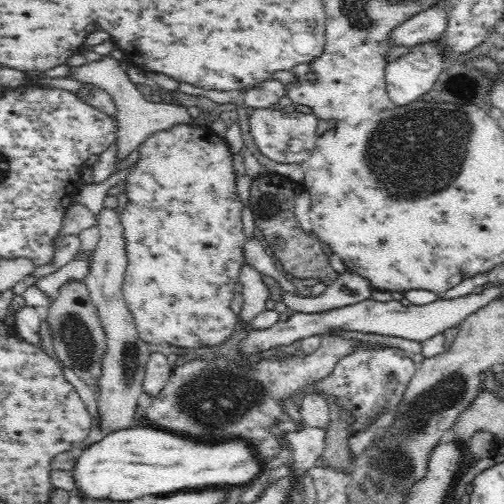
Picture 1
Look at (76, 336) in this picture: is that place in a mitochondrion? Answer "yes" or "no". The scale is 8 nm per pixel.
yes

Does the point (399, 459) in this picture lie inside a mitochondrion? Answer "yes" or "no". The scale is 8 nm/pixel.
yes

